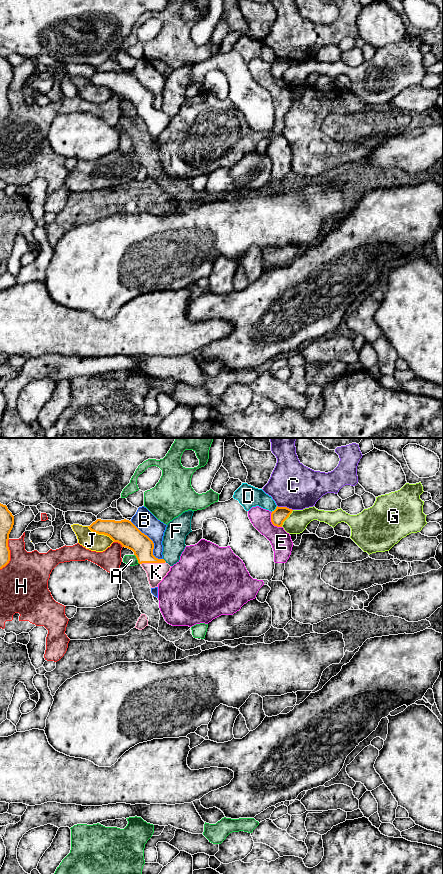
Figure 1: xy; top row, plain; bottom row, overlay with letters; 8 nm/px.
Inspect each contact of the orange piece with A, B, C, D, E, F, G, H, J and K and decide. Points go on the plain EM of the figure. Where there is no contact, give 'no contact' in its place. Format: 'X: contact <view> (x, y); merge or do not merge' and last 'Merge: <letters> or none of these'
A: contact xy (137, 111); do not merge
B: contact xy (152, 93); do not merge
C: contact xy (285, 59); do not merge
D: contact xy (275, 61); do not merge
E: contact xy (271, 73); do not merge
F: contact xy (164, 112); do not merge
G: contact xy (287, 69); do not merge
H: contact xy (119, 94); do not merge
J: contact xy (101, 85); do not merge
K: contact xy (153, 114); merge
Merge: K

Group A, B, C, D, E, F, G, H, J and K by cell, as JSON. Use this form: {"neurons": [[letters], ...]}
{"neurons": [["A"], ["B"], ["C"], ["D"], ["E"], ["F"], ["G"], ["H"], ["J"], ["K"]]}

